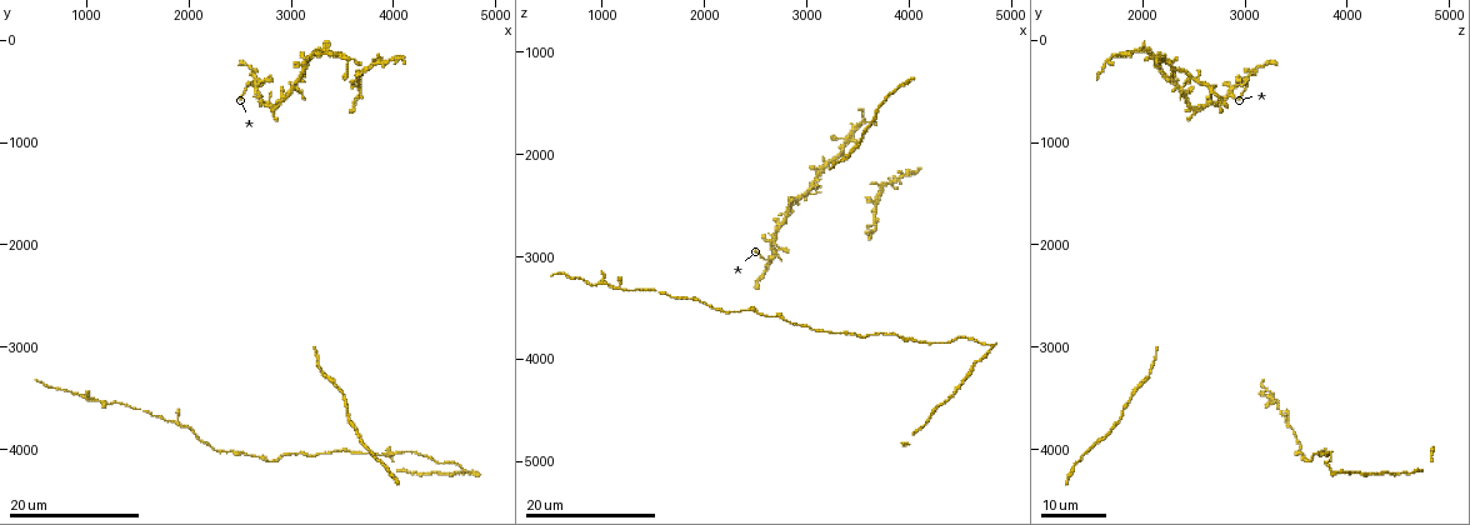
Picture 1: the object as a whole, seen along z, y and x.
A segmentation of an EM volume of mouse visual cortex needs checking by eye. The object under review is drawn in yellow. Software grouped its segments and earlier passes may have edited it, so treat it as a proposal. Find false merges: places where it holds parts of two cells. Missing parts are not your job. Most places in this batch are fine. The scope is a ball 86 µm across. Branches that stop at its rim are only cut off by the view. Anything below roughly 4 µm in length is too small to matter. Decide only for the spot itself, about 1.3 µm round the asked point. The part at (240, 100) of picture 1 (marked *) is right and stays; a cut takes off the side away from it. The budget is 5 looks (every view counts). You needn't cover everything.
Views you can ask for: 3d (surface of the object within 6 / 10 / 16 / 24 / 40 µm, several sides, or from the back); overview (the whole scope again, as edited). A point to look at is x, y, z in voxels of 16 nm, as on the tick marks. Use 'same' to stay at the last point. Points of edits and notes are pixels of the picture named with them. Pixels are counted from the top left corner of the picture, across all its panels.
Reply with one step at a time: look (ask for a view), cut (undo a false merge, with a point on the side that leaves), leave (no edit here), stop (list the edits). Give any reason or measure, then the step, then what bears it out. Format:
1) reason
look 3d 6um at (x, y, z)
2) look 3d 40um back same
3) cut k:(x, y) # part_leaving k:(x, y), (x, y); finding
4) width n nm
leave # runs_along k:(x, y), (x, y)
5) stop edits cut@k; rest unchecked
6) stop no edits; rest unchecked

three arms meet
look 3d 16um at (2660, 400, 3000)

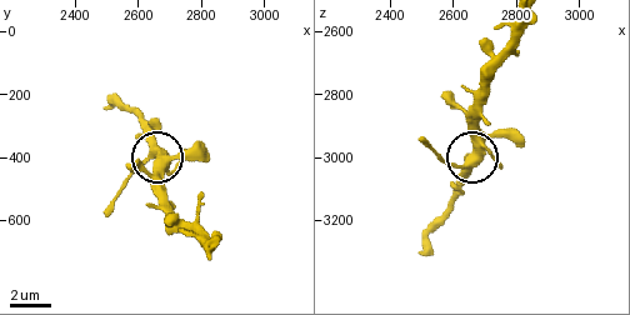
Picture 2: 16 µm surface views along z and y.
look 3d 10um same

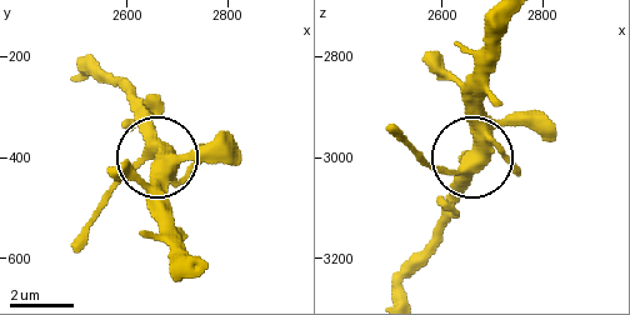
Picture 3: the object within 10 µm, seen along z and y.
width 380 nm
leave # runs_along 3:(76, 248), (100, 201), (158, 145), (154, 129), (128, 99); all the same cell

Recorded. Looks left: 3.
looks like a crossing
look 3d 16um at (2820, 680, 2500)

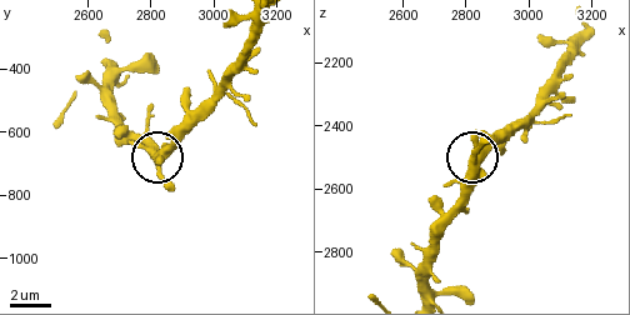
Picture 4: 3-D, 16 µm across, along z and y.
closer look
look 3d 10um same

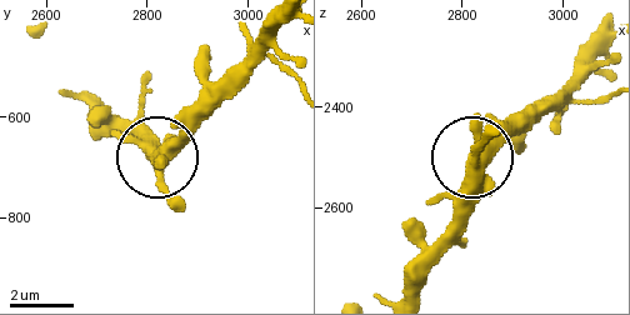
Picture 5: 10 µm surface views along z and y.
arms 4
leave # all the same cell

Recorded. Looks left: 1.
stop no edits; rest unchecked

